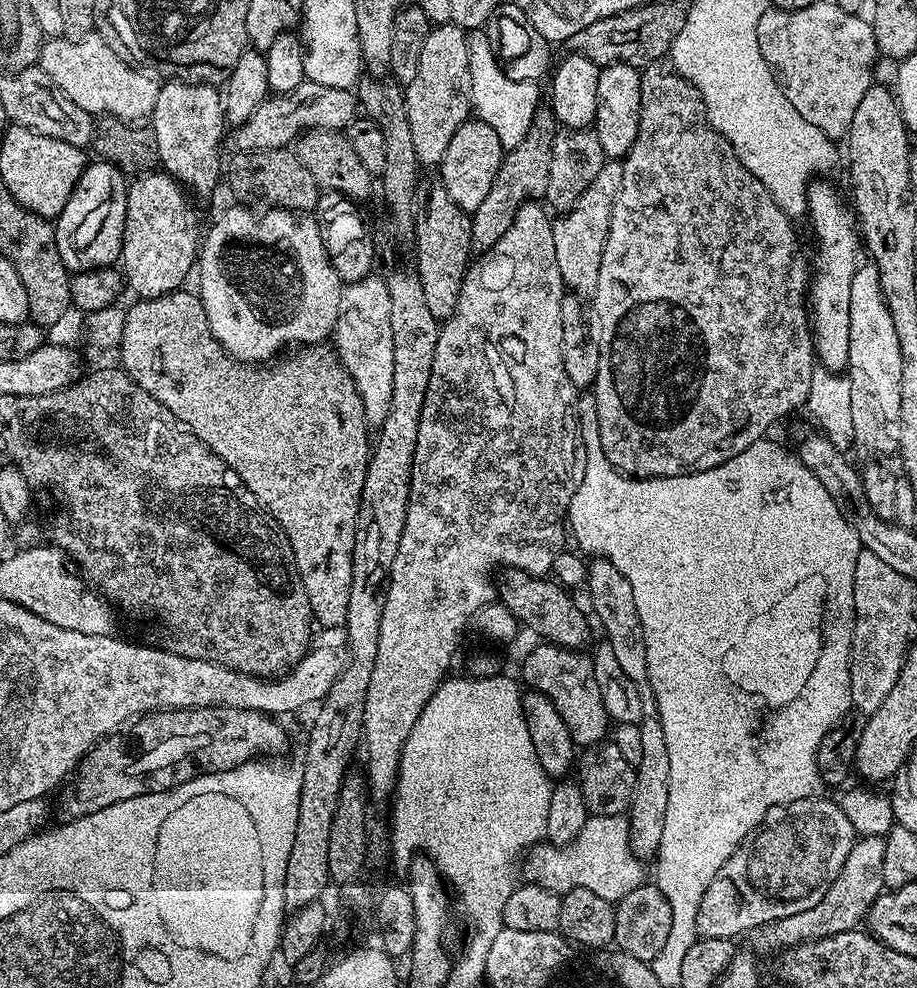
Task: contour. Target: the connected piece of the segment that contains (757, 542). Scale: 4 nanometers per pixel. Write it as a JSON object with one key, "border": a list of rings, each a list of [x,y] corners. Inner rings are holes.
{"border":[[[584,394],[577,399],[576,415],[582,425],[586,474],[578,486],[580,500],[570,498],[566,524],[569,529],[575,524],[596,524],[596,548],[604,548],[602,558],[616,564],[626,582],[630,582],[634,606],[640,610],[638,622],[642,622],[642,634],[648,642],[648,685],[652,687],[656,699],[656,713],[660,715],[662,734],[666,734],[666,750],[670,753],[670,798],[666,801],[666,822],[662,822],[662,842],[658,853],[660,865],[654,876],[654,883],[660,887],[662,894],[666,894],[666,902],[670,902],[670,934],[666,938],[666,946],[658,950],[650,964],[656,970],[678,970],[690,946],[694,946],[698,939],[696,919],[702,894],[706,894],[706,886],[714,882],[714,874],[722,870],[726,858],[730,858],[730,854],[734,854],[734,850],[738,850],[738,846],[752,835],[771,808],[786,802],[813,799],[819,793],[816,791],[822,788],[816,765],[819,744],[832,728],[853,711],[850,654],[856,617],[854,562],[858,562],[860,539],[848,526],[846,518],[842,518],[838,506],[832,504],[822,482],[818,482],[794,454],[784,456],[783,450],[776,448],[772,438],[755,440],[750,448],[742,450],[742,454],[730,458],[727,464],[714,466],[711,472],[638,480],[616,471],[600,448],[595,395]],[[764,692],[780,692],[780,704],[772,704]]]}

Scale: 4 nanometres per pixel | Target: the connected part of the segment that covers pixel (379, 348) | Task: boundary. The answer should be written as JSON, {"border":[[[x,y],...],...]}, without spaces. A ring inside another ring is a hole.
{"border":[[[373,274],[353,284],[344,284],[340,293],[338,322],[334,333],[334,347],[342,366],[354,378],[362,398],[364,416],[369,425],[383,424],[390,411],[394,379],[394,339],[390,326],[390,291],[387,282]]]}

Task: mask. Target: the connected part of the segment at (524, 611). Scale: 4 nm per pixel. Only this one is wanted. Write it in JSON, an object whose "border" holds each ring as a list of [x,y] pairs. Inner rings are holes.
{"border":[[[506,568],[498,576],[498,600],[508,607],[510,614],[514,614],[523,627],[525,624],[530,631],[537,632],[541,641],[573,650],[583,649],[583,644],[588,640],[588,620],[559,586],[555,579],[531,576],[517,568]]]}

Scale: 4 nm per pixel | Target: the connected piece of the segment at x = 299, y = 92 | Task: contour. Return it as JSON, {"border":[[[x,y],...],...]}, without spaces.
{"border":[[[303,80],[294,90],[269,95],[261,102],[258,110],[246,118],[246,122],[235,125],[230,132],[233,153],[261,152],[275,148],[288,148],[305,132],[315,128],[322,130],[347,129],[348,125],[358,116],[358,96],[355,91],[334,86],[318,86],[318,82]]]}

